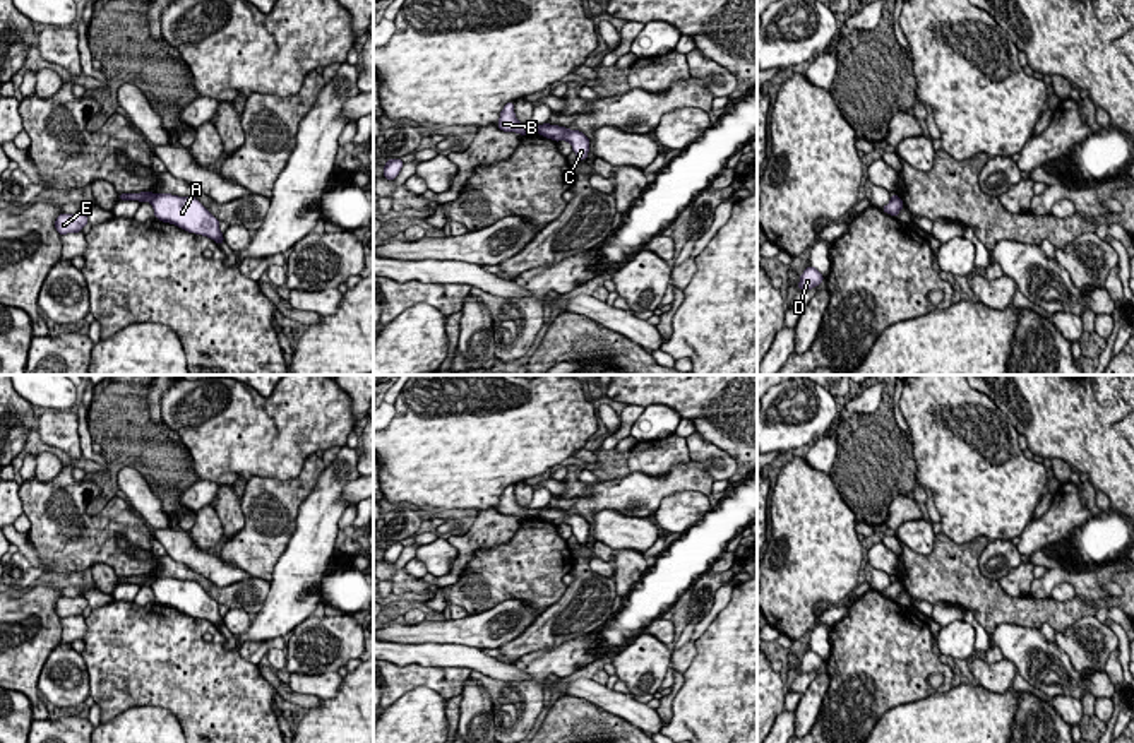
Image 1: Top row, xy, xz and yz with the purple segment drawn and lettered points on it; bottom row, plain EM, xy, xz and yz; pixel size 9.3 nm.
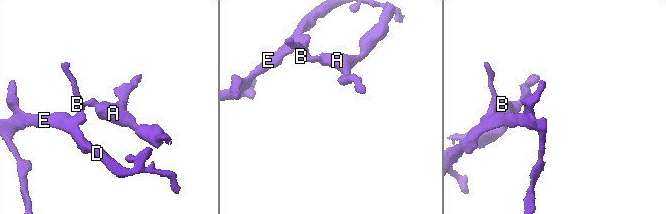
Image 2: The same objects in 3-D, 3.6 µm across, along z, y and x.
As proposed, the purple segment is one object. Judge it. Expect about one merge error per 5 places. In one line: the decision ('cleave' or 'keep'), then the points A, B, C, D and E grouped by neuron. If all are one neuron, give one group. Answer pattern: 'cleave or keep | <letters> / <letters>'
cleave | A C / B D E

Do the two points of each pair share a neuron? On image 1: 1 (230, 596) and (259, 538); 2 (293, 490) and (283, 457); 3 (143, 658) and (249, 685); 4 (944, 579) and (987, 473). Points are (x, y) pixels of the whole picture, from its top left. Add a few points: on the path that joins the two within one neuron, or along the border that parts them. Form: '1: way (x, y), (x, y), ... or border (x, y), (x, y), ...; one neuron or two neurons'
1: border (252, 576), (269, 582); two neurons
2: border (314, 452), (292, 478), (249, 478); two neurons
3: way (168, 658), (180, 663), (204, 685), (223, 685); one neuron
4: border (943, 531), (956, 543), (978, 536), (989, 541); two neurons

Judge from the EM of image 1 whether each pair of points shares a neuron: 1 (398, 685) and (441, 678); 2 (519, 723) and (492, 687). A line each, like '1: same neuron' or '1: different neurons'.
1: same neuron
2: same neuron

